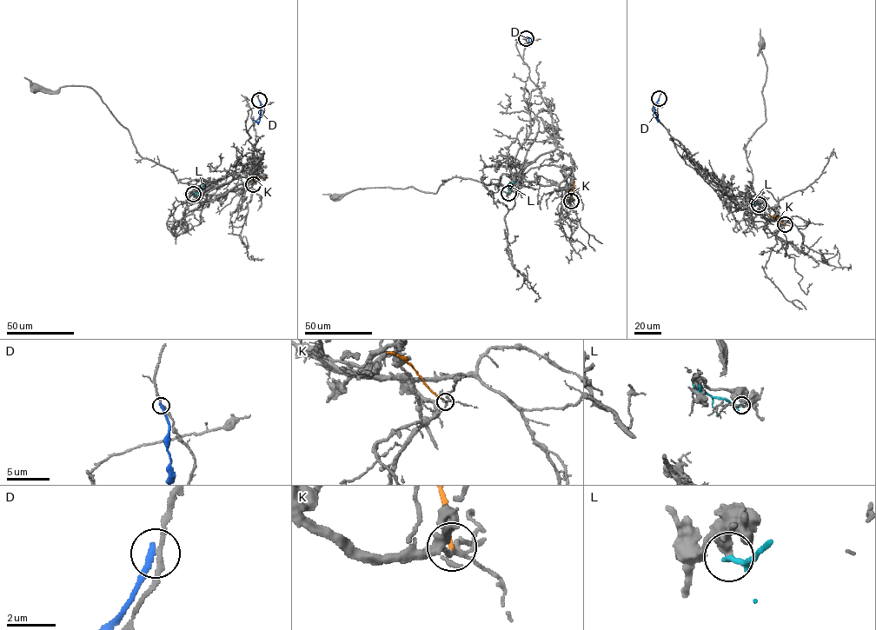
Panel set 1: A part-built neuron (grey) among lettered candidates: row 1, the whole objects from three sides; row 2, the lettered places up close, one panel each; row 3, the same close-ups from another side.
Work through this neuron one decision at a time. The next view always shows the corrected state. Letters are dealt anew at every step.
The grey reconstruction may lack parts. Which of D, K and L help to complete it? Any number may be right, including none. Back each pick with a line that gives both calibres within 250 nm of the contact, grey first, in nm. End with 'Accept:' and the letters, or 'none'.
Accept: none

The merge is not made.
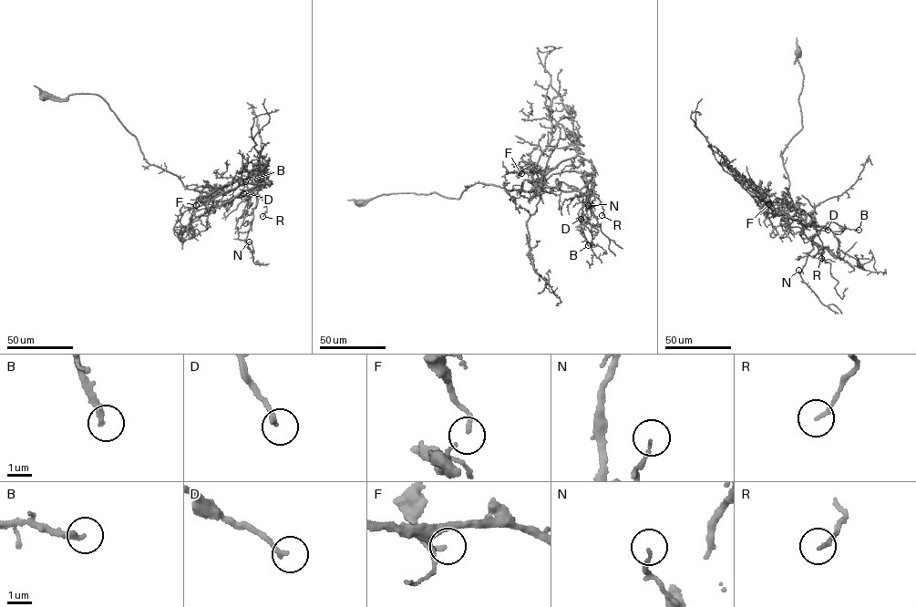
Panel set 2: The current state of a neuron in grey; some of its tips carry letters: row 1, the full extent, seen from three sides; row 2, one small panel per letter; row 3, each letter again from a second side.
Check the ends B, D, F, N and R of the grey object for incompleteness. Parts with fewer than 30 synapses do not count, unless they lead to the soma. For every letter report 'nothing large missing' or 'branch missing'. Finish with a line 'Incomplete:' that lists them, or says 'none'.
B: branch missing
D: nothing large missing
F: nothing large missing
N: nothing large missing
R: nothing large missing
Incomplete: B

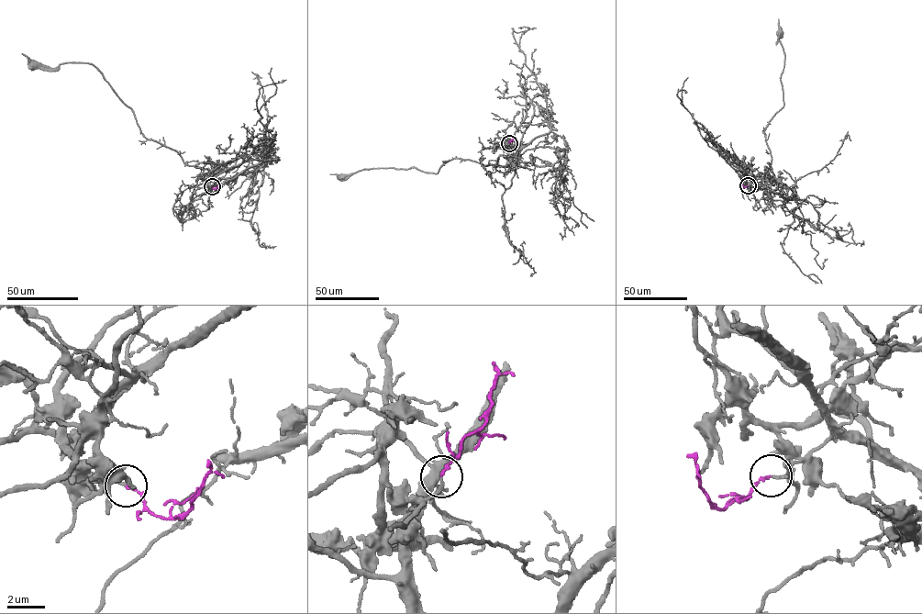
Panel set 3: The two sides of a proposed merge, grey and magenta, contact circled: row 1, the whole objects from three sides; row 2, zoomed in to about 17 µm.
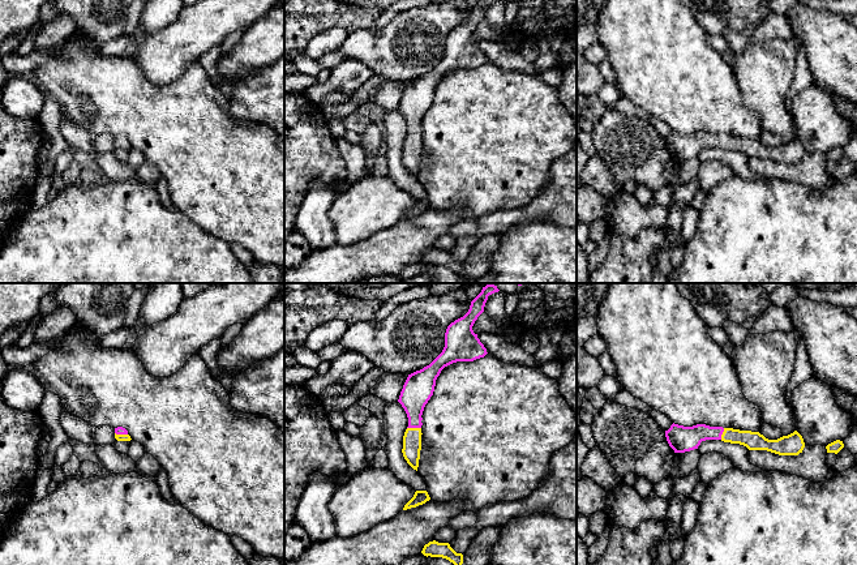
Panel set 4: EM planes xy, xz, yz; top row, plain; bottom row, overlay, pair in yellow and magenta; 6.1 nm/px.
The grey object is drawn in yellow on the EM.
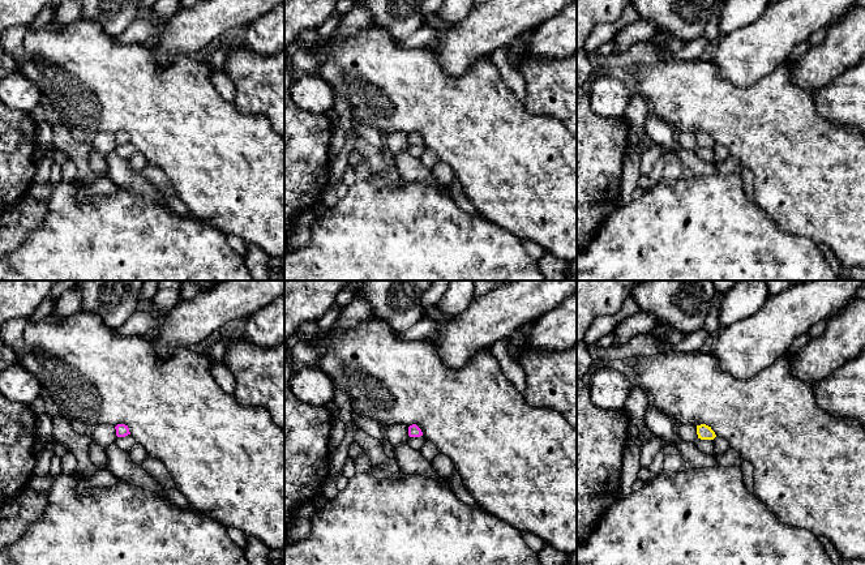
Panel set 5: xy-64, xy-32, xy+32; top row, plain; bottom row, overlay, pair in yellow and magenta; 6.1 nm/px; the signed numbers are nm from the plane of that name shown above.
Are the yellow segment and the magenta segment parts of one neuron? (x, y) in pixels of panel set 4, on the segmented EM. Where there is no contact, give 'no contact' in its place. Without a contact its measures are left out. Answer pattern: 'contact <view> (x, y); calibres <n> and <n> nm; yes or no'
contact xz (414, 428); calibres 110 and 190 nm; yes

